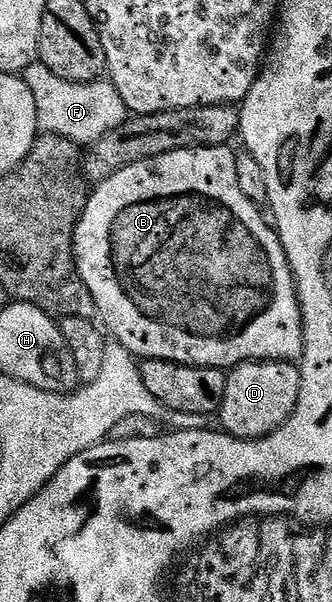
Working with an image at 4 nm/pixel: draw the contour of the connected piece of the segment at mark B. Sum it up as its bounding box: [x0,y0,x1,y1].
[75,145,303,369]

